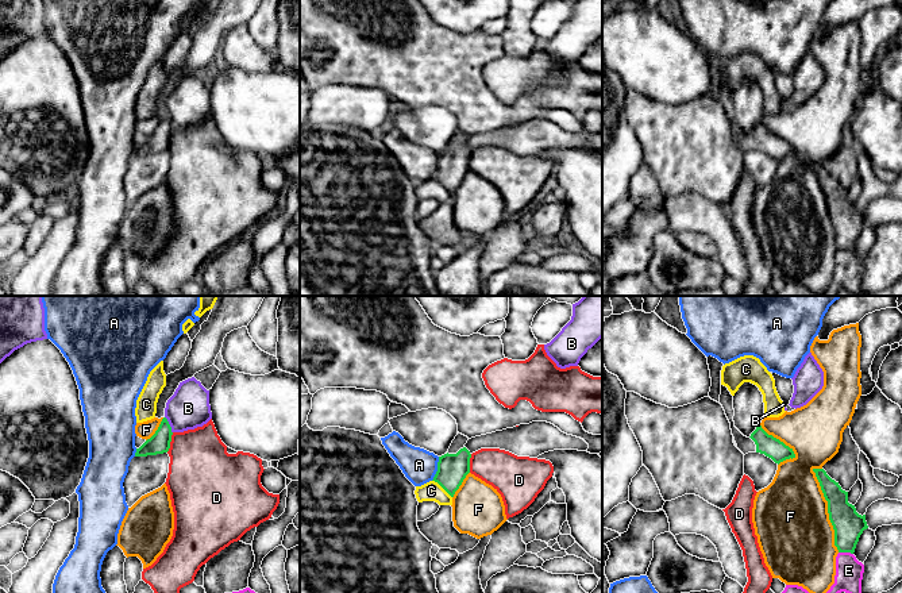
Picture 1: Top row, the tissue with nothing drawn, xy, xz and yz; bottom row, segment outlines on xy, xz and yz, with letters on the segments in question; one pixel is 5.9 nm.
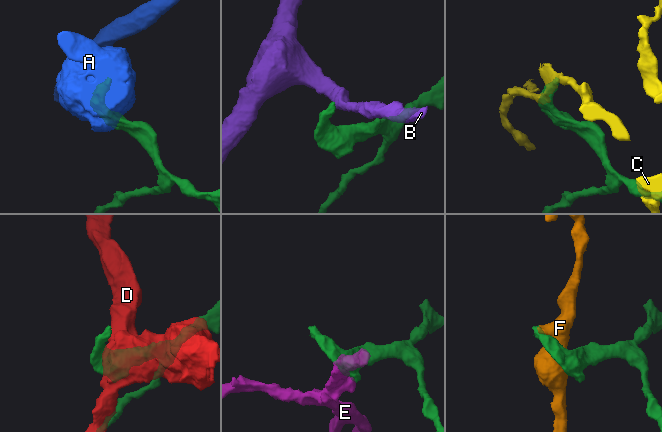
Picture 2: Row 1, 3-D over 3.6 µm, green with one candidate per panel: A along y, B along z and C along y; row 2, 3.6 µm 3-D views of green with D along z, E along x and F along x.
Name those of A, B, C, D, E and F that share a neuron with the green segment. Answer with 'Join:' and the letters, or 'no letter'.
Join: no letter

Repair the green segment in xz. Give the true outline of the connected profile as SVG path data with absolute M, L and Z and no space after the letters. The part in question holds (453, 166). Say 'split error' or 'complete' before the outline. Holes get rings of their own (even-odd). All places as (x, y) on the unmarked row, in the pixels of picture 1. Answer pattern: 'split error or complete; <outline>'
split error; M459 131L452 138L448 149L439 154L437 169L432 178L437 180L451 195L470 170L470 149L465 145L469 135Z

